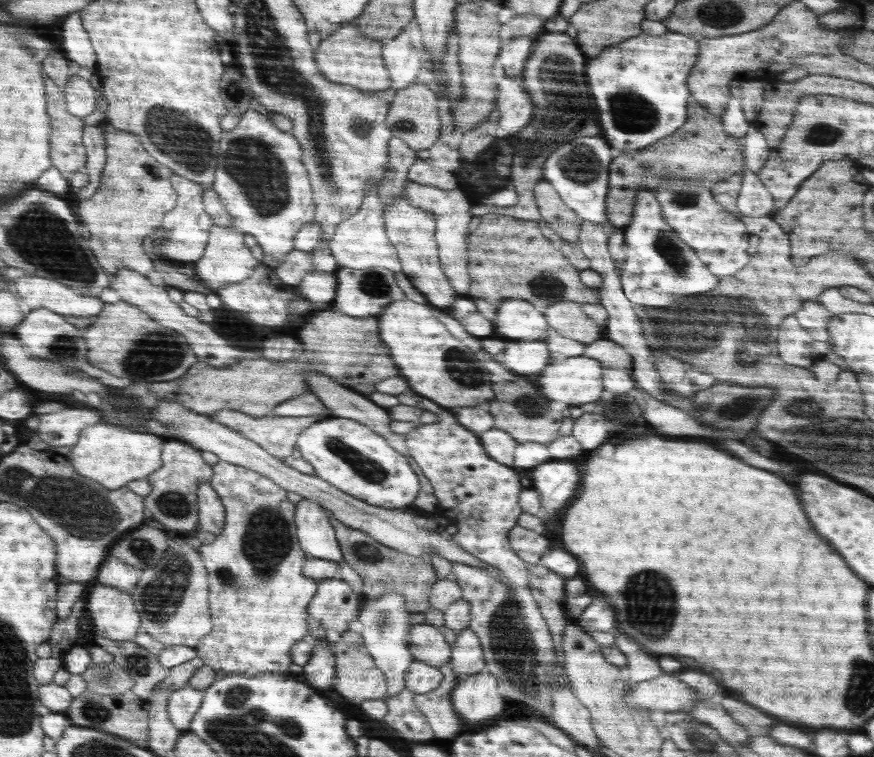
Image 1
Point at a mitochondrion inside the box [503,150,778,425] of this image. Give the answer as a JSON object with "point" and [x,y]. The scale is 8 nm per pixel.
{"point":[683,329]}

